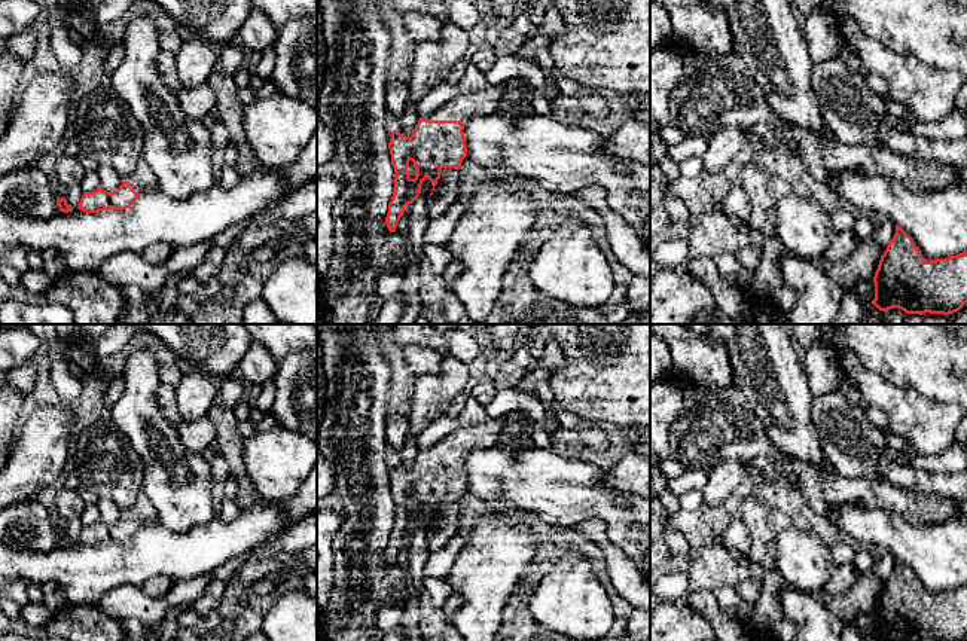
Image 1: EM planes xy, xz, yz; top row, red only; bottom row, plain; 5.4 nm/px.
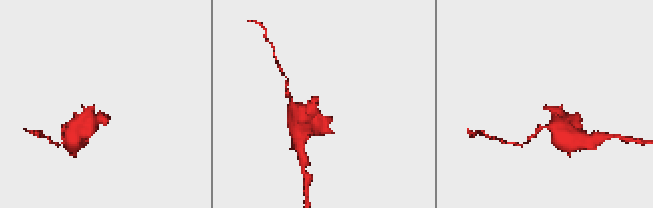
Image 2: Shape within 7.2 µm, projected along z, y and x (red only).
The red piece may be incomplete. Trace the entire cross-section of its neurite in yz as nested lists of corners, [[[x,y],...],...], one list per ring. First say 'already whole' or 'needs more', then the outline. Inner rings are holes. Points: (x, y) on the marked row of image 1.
already whole; [[[896,225],[896,233],[881,256],[873,277],[875,305],[879,311],[899,308],[906,314],[943,314],[960,311],[967,303],[967,251],[925,262],[913,239]]]

